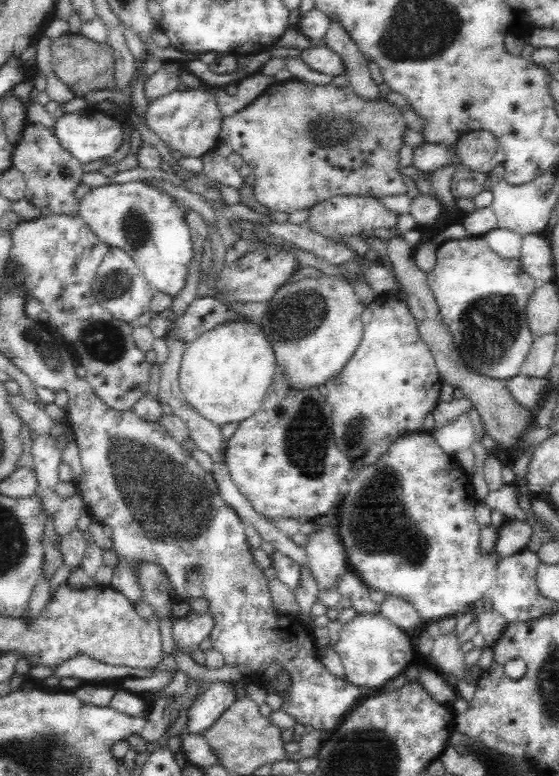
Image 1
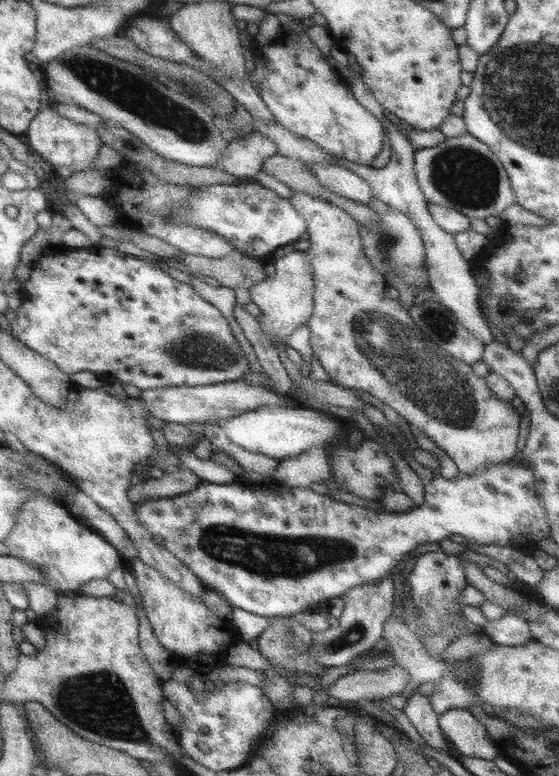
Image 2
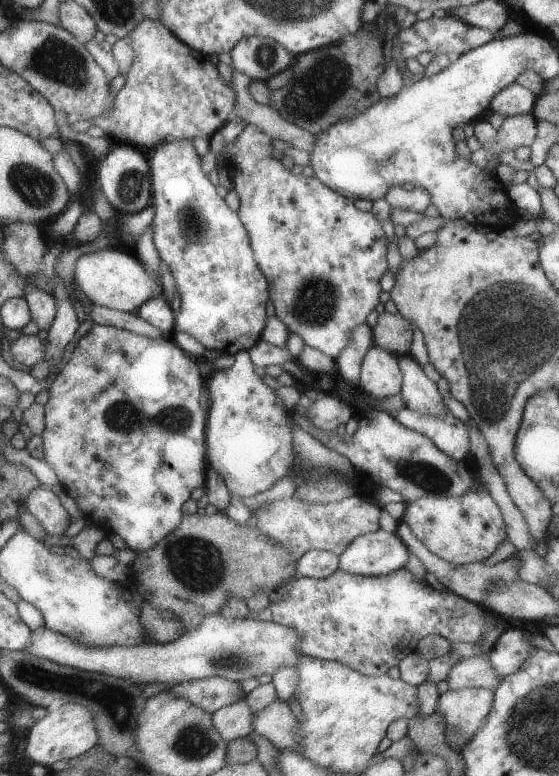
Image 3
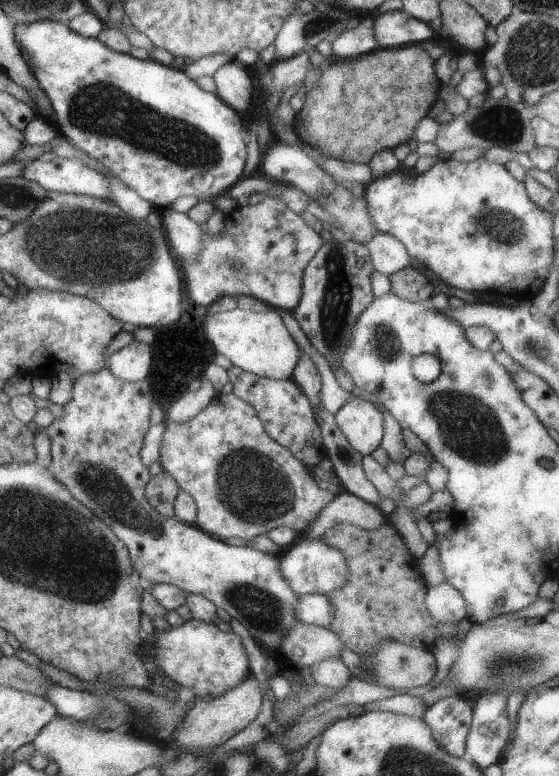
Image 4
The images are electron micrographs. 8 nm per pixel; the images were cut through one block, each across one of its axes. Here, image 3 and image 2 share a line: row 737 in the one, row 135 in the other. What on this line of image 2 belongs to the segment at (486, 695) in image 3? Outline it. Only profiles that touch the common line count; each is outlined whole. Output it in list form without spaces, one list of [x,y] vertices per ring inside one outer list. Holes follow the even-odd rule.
[[[468,132],[459,137],[448,137],[432,148],[416,149],[414,158],[418,184],[430,203],[457,210],[471,219],[500,217],[508,206],[517,203],[508,173],[498,155]]]

